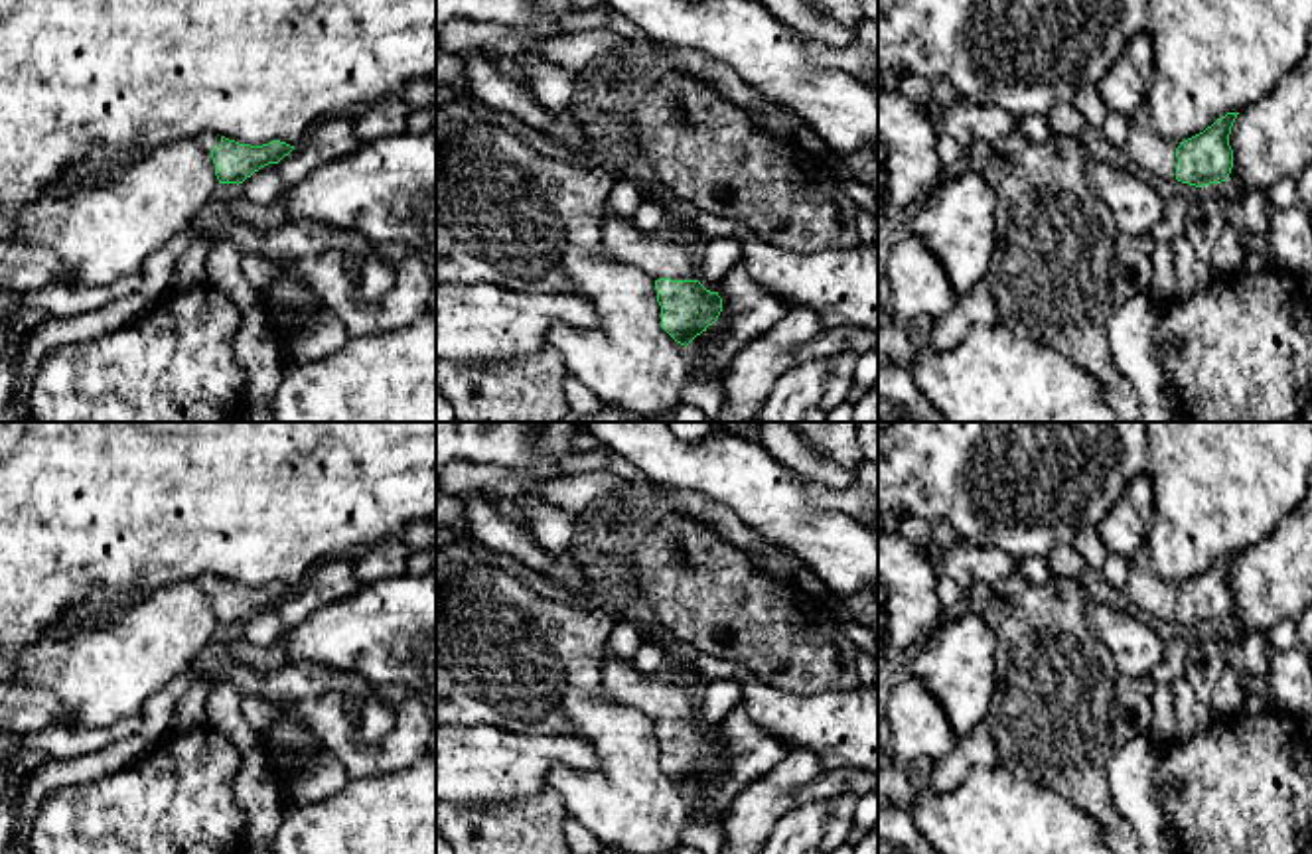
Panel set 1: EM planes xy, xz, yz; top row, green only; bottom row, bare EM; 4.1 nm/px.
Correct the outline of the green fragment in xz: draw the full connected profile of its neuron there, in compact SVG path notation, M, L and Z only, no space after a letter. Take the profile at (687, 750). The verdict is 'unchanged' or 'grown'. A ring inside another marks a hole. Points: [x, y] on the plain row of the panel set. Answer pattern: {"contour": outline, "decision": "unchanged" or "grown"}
{"contour": "M608 643L602 680L610 702L639 708L655 722L661 769L677 785L687 789L718 761L722 740L698 724L696 694L683 678L643 675Z", "decision": "grown"}

